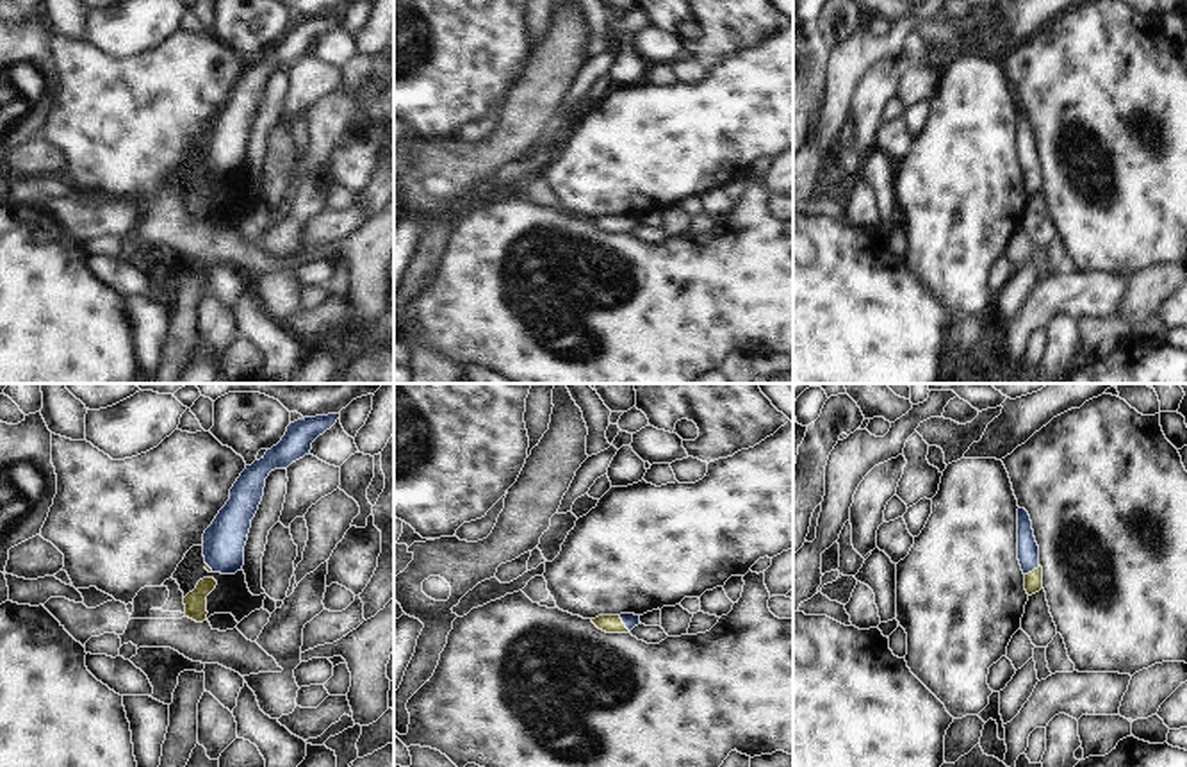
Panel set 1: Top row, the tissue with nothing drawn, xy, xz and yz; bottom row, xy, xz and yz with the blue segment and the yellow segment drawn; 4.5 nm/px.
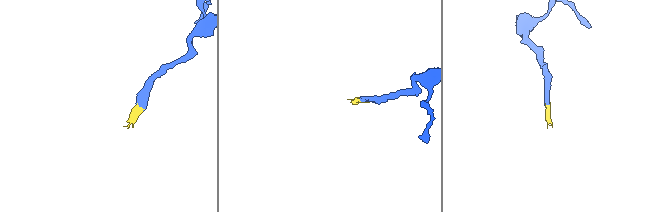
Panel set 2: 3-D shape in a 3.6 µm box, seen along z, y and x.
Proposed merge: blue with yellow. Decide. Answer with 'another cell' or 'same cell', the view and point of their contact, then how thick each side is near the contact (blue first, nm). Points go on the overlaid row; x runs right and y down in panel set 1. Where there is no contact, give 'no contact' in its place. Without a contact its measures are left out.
same cell; meets blue in xz at (622, 621); 60 nm thick on the blue side, 80 nm on the other

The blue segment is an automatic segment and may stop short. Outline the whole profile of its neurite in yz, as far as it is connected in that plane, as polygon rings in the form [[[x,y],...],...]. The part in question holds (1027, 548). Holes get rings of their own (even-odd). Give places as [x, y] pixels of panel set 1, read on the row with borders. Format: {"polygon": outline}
{"polygon": [[[1018,508],[1018,560],[1025,574],[1028,596],[1043,589],[1043,567],[1039,565],[1039,546],[1034,537],[1032,521],[1025,508]]]}

